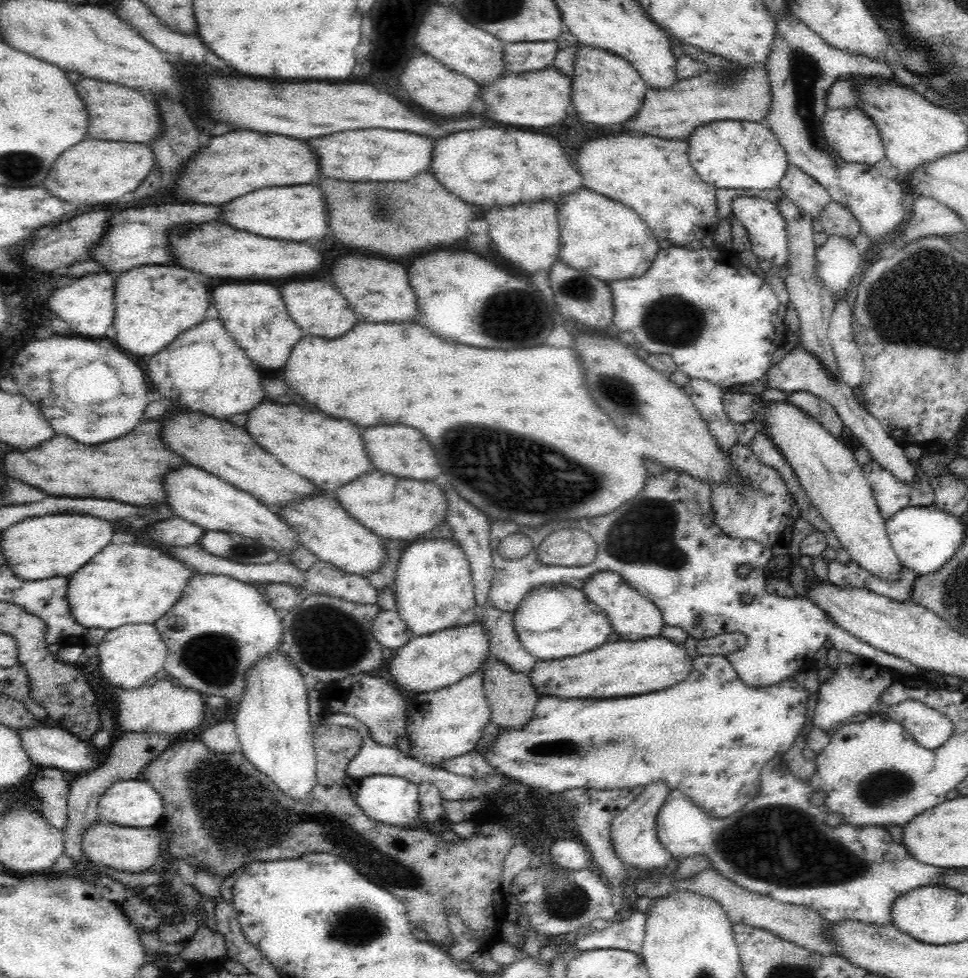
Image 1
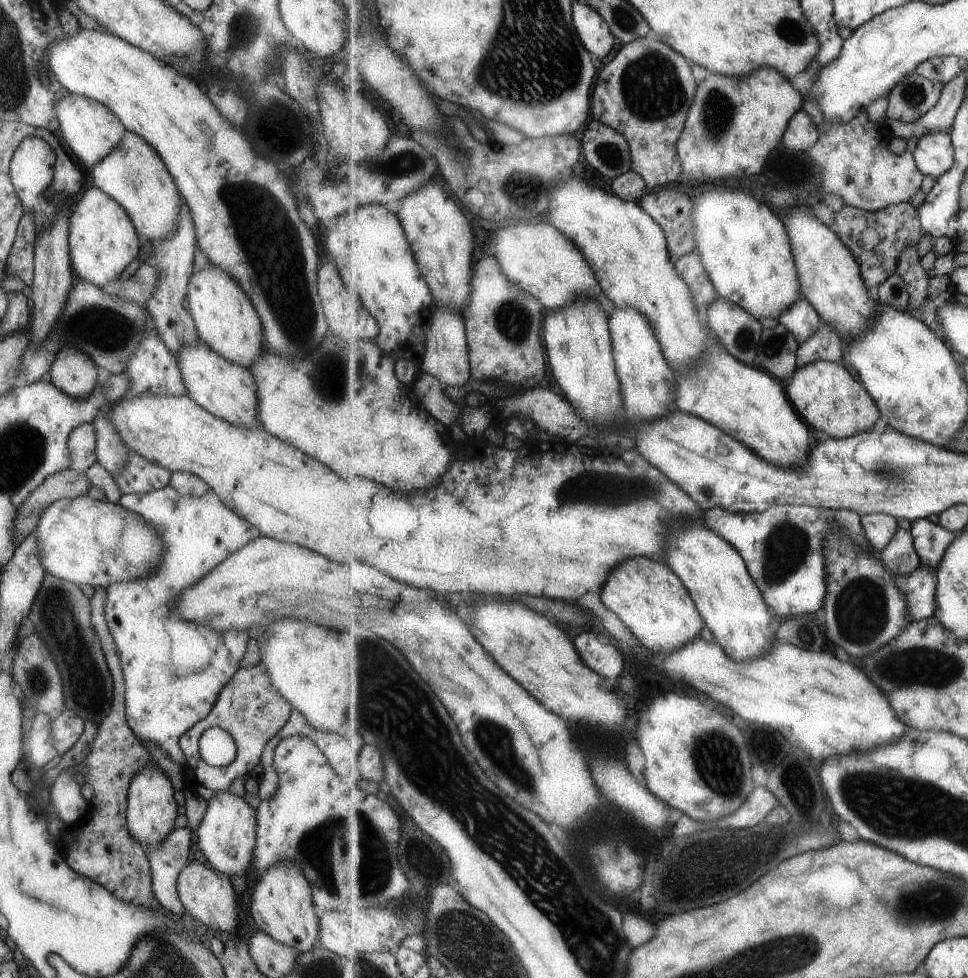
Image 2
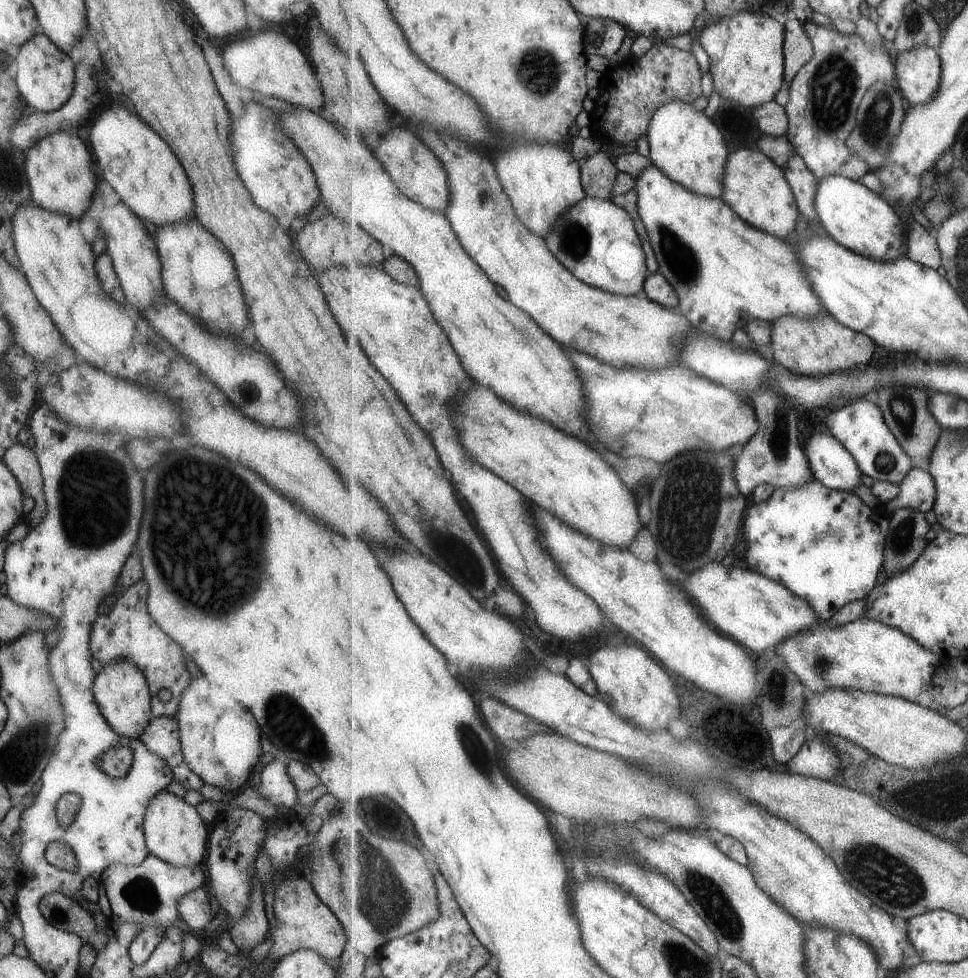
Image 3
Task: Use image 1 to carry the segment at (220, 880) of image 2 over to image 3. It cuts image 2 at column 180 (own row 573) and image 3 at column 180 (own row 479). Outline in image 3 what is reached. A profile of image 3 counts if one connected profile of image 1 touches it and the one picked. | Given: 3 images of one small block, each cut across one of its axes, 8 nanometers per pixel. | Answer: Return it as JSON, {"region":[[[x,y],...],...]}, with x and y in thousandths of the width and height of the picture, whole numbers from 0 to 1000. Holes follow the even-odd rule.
{"region":[[[171,807],[155,818],[149,833],[148,849],[154,873],[158,873],[180,888],[205,885],[215,873],[217,851],[214,840],[211,840],[211,836],[200,823],[190,816],[176,812]]]}

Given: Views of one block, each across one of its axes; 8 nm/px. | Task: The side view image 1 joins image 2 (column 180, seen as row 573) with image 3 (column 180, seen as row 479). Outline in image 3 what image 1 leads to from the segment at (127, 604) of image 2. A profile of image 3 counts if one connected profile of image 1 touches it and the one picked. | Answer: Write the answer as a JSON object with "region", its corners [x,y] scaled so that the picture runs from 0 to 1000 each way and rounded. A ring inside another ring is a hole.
{"region":[[[149,593],[140,595],[138,599],[134,599],[121,611],[122,616],[118,618],[115,626],[112,629],[103,628],[103,632],[99,632],[95,642],[93,642],[93,665],[95,666],[97,676],[102,681],[116,679],[116,677],[121,675],[138,678],[138,681],[143,681],[151,692],[151,697],[155,704],[158,732],[161,734],[181,732],[186,722],[186,716],[188,716],[188,708],[198,697],[198,691],[196,691],[191,677],[190,665],[155,630],[153,624],[153,597]]]}

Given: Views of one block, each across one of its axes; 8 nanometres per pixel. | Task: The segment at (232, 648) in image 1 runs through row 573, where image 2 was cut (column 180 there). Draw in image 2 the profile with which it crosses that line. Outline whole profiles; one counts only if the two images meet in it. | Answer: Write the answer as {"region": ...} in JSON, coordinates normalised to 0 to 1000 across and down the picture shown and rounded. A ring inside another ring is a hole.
{"region":[[[130,133],[126,145],[107,162],[103,164],[94,175],[95,184],[94,189],[106,194],[116,204],[120,204],[122,209],[132,218],[138,233],[142,238],[145,239],[147,247],[149,245],[155,245],[158,249],[167,247],[171,243],[176,243],[182,235],[182,231],[186,229],[184,223],[186,223],[186,209],[188,209],[188,200],[180,186],[180,181],[176,178],[170,166],[165,162],[165,158],[142,137],[138,137],[134,133]]]}

